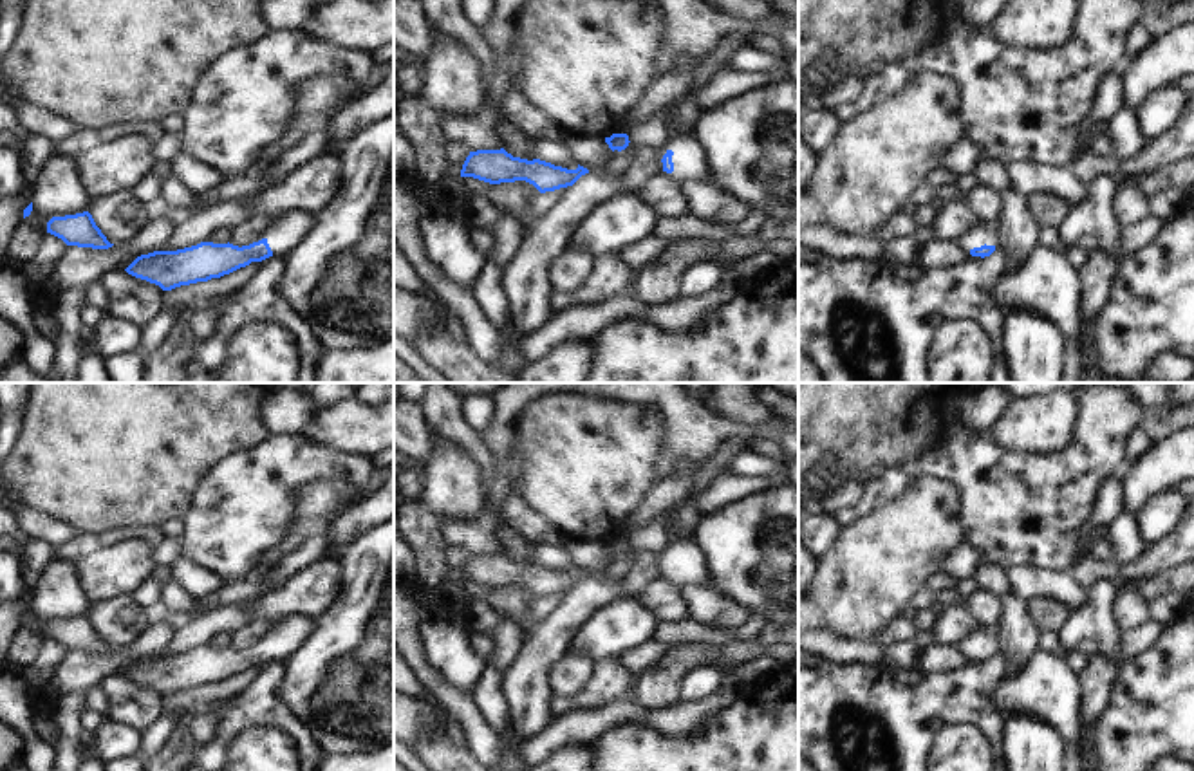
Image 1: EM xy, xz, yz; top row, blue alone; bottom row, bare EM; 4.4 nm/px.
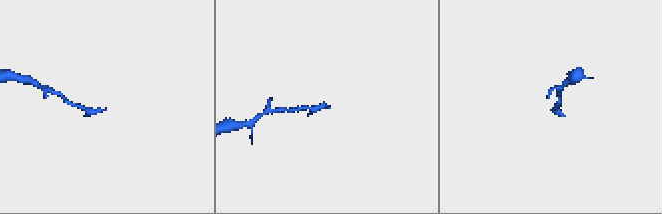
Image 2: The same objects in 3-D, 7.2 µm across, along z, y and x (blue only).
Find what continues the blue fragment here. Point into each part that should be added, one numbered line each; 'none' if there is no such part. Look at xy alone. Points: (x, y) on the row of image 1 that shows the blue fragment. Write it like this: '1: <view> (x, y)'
1: xy (291, 230)

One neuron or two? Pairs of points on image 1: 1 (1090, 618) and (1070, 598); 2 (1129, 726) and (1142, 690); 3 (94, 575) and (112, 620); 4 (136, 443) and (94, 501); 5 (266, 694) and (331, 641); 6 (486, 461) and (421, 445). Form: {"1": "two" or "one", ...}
{"1": "two", "2": "one", "3": "two", "4": "one", "5": "two", "6": "two"}

